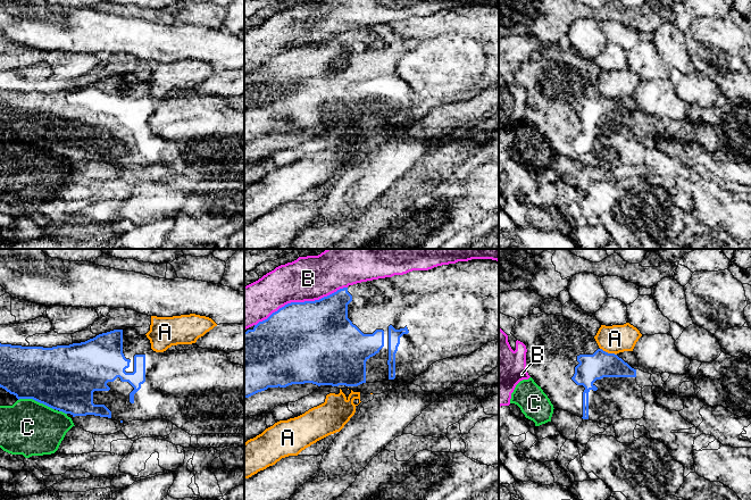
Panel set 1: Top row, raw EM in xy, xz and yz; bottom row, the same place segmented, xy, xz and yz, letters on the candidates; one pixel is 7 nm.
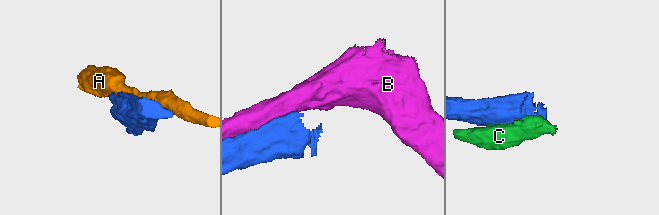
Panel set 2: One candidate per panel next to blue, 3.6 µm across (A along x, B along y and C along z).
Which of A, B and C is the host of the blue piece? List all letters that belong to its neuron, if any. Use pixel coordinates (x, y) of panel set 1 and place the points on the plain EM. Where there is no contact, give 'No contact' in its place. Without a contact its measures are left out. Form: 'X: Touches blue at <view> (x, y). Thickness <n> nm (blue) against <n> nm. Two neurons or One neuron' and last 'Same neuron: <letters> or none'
A: Touches blue at yz (607, 98). Thickness 190 nm (blue) against 200 nm. Two neurons
B: Touches blue at xz (300, 48). Thickness 500 nm (blue) against 320 nm. Two neurons
C: Touches blue at xy (36, 146). Thickness 460 nm (blue) against 400 nm. Two neurons
Same neuron: none

